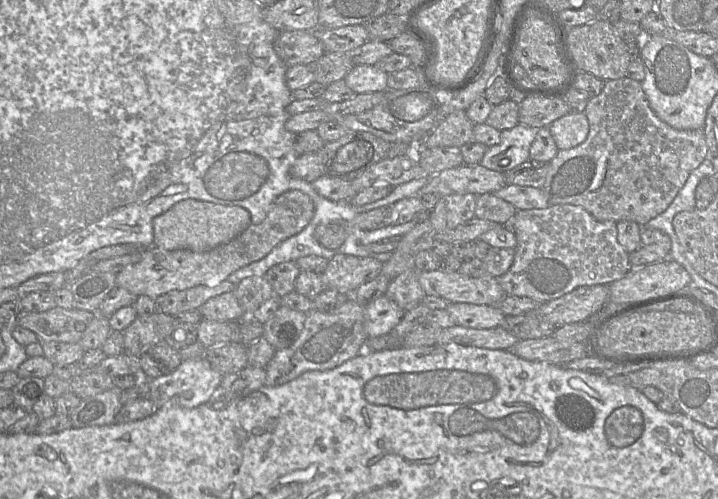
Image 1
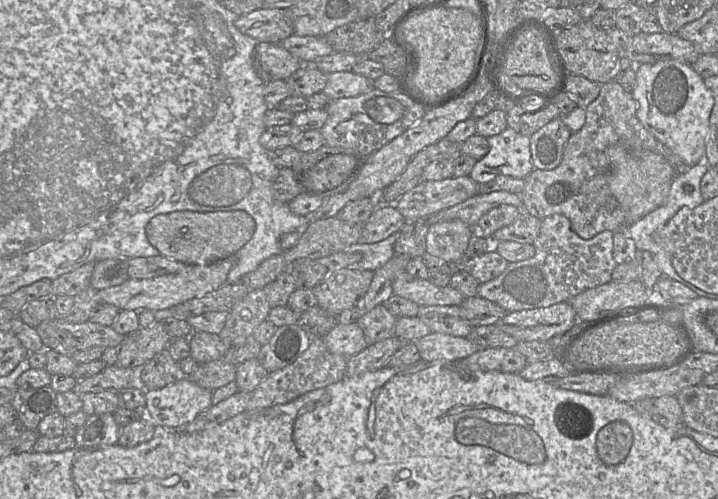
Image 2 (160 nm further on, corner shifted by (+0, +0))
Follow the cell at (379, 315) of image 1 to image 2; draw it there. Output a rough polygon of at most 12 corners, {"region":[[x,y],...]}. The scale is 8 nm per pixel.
{"region":[[357,323],[337,324],[323,339],[346,358],[368,346]]}

